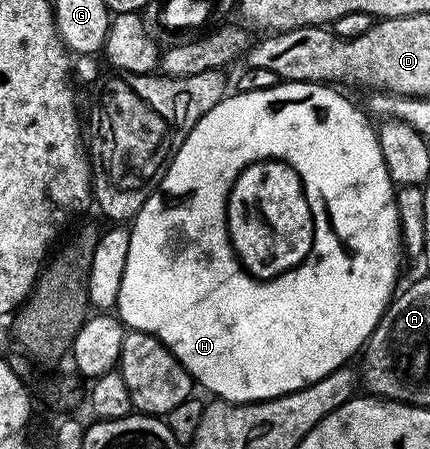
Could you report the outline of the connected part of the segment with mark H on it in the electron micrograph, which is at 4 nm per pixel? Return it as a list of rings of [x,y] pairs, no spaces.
[[[289,80],[278,82],[274,87],[266,90],[254,90],[253,92],[236,92],[235,94],[225,95],[223,100],[214,106],[202,119],[196,123],[194,130],[182,142],[182,146],[175,149],[172,159],[168,162],[168,167],[164,169],[155,192],[147,198],[140,212],[130,224],[130,254],[126,254],[126,270],[122,274],[122,286],[116,299],[116,308],[121,321],[129,329],[138,332],[148,332],[151,336],[157,336],[178,358],[180,365],[190,373],[193,381],[200,384],[208,392],[213,392],[213,397],[229,400],[232,404],[251,404],[257,400],[272,400],[275,396],[284,396],[287,392],[297,392],[300,388],[305,388],[308,384],[318,382],[326,378],[334,370],[345,367],[352,355],[359,353],[367,345],[372,331],[379,326],[380,320],[384,317],[384,311],[392,303],[397,295],[396,279],[400,276],[400,252],[402,253],[402,237],[400,235],[400,215],[396,205],[396,192],[390,174],[386,170],[386,162],[382,158],[380,143],[376,137],[376,128],[368,125],[369,117],[363,107],[355,108],[346,97],[343,91],[327,84],[313,84],[303,80]]]

